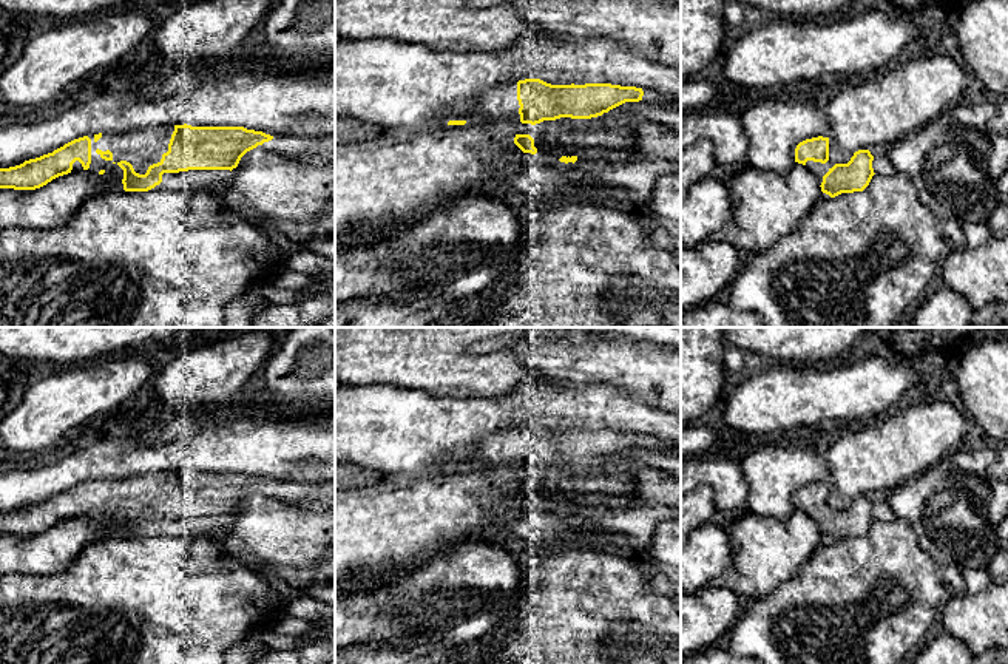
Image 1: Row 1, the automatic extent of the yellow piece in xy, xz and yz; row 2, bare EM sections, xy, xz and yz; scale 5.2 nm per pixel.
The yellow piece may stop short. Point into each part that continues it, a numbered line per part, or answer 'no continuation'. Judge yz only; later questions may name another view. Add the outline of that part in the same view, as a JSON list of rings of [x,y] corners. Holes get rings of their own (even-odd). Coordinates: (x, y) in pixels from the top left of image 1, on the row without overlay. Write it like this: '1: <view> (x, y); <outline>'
1: yz (818, 514); [[[829,505],[826,510],[807,506],[806,514],[817,523],[817,528],[821,531],[823,522],[834,513],[835,510]]]

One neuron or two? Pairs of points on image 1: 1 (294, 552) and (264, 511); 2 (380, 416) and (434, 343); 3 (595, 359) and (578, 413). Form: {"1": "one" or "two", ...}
{"1": "one", "2": "two", "3": "two"}

